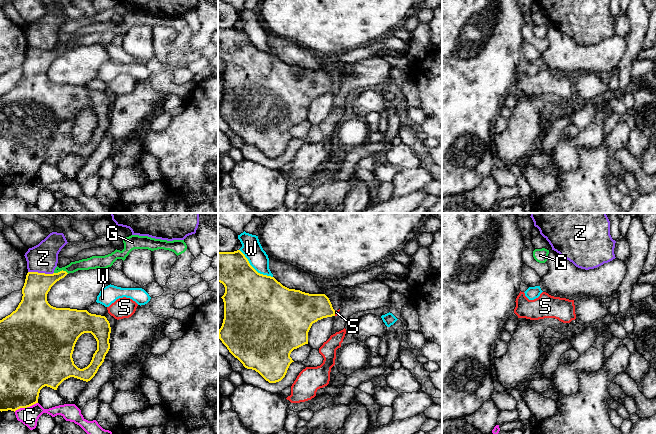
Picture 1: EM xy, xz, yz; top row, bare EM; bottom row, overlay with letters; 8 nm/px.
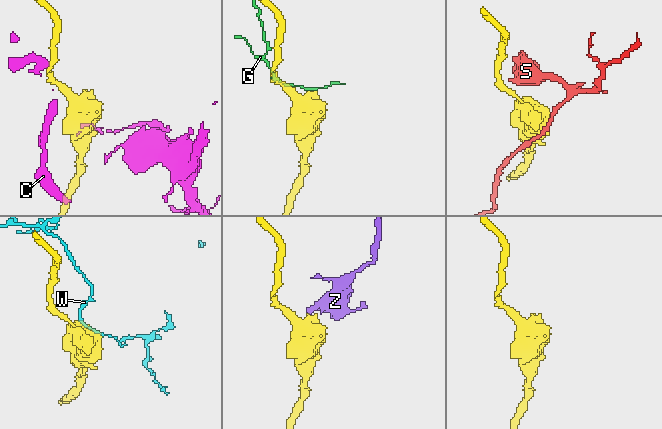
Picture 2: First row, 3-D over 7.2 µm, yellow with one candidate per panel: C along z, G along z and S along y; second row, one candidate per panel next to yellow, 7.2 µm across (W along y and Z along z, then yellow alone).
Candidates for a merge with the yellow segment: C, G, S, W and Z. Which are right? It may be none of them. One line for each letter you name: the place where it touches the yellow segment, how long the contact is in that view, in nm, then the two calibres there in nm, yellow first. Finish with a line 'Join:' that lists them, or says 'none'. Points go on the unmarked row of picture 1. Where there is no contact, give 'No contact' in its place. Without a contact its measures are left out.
S: Touches yellow at xz (334, 89). Shared border 40 nm. Thickness 260 nm (yellow) against 30 nm
Join: S

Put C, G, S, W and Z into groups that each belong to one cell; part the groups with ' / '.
C / G / S / W / Z

